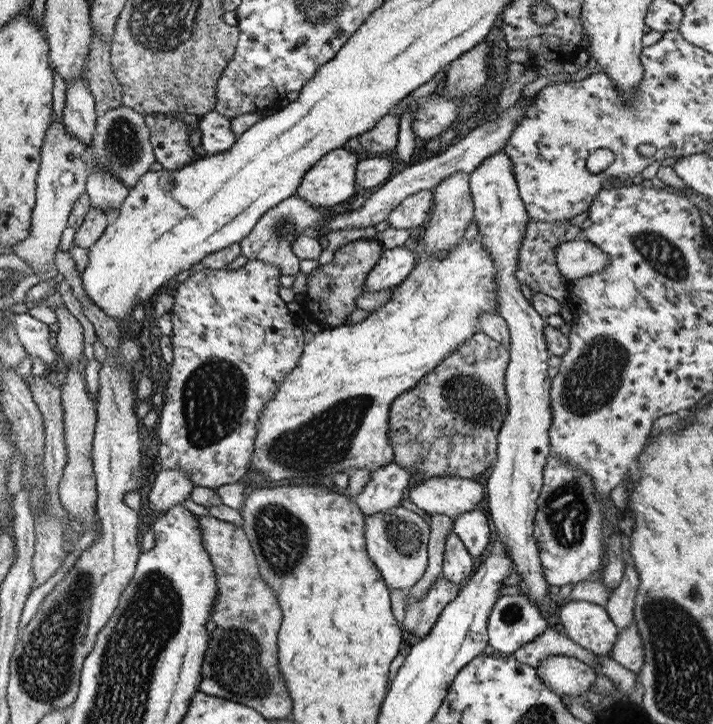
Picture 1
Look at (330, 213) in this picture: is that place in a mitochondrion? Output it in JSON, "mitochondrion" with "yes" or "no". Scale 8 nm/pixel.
{"mitochondrion":"no"}

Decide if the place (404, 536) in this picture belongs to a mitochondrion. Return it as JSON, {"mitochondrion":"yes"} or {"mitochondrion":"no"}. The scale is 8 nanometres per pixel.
{"mitochondrion":"yes"}

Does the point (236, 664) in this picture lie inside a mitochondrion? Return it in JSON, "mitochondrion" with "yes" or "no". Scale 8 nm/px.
{"mitochondrion":"yes"}

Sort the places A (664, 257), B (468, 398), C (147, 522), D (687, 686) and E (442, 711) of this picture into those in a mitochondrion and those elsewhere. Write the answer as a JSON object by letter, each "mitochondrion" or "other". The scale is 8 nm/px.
{"A":"mitochondrion","B":"mitochondrion","C":"other","D":"mitochondrion","E":"other"}

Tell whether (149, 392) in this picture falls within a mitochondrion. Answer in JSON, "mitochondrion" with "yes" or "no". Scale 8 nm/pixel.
{"mitochondrion":"no"}

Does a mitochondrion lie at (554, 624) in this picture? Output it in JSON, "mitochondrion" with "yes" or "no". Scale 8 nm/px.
{"mitochondrion":"no"}

